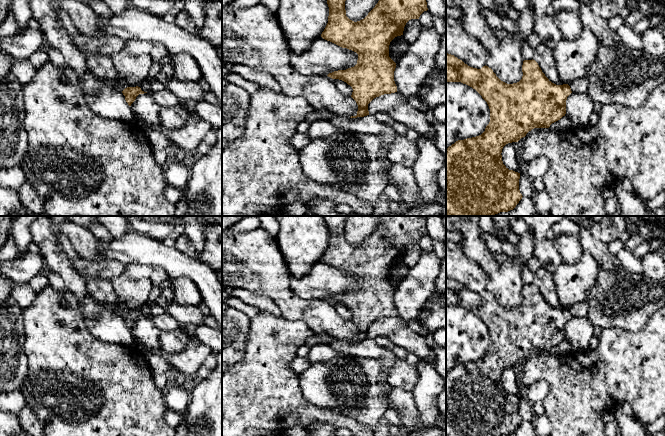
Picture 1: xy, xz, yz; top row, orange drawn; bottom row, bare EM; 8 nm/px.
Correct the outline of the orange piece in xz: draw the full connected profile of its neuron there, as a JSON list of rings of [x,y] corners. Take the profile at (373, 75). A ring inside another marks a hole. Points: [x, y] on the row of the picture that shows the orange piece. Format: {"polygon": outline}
{"polygon": [[[327,0],[329,7],[328,23],[321,37],[358,54],[357,64],[354,67],[346,70],[334,71],[327,75],[332,79],[342,80],[352,87],[353,92],[351,97],[356,101],[358,111],[356,116],[351,116],[350,118],[357,118],[369,115],[368,104],[374,98],[397,92],[397,86],[394,81],[396,63],[389,57],[390,42],[395,37],[403,35],[404,27],[409,20],[419,19],[420,15],[424,11],[427,11],[428,8],[426,0],[379,0],[364,19],[354,22],[346,16],[345,1],[346,0]]]}

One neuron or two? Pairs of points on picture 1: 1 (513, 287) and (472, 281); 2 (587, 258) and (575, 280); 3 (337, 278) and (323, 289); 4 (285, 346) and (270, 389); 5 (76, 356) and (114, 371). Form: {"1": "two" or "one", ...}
{"1": "two", "2": "one", "3": "one", "4": "one", "5": "one"}

